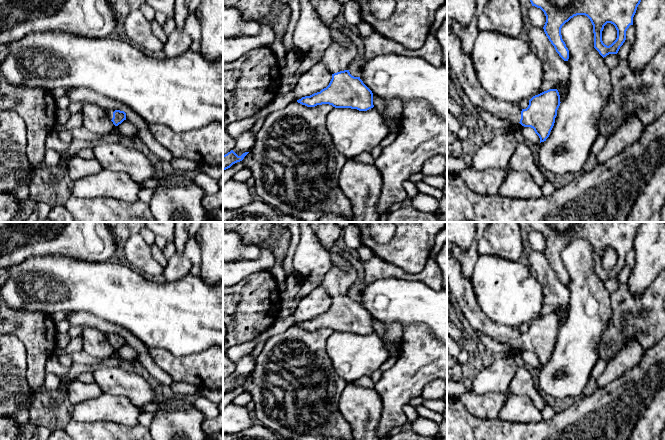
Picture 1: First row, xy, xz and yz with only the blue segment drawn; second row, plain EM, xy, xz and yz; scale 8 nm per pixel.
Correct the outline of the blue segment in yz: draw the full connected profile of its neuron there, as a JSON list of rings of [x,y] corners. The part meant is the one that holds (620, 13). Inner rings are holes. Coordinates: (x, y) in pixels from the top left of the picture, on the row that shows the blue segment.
[[[530,0],[530,2],[532,6],[540,8],[544,12],[546,16],[544,32],[559,56],[564,61],[568,61],[569,50],[561,35],[561,28],[566,22],[577,15],[587,16],[593,25],[594,48],[604,58],[609,54],[618,53],[626,40],[627,29],[633,25],[633,17],[641,0]],[[607,23],[613,24],[617,30],[617,38],[609,46],[602,41],[602,31]]]

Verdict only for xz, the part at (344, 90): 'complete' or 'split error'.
split error

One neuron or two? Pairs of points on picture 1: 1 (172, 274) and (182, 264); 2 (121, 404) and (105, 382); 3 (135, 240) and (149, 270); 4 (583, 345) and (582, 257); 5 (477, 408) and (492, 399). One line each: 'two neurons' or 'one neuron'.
1: one neuron
2: two neurons
3: one neuron
4: one neuron
5: one neuron

